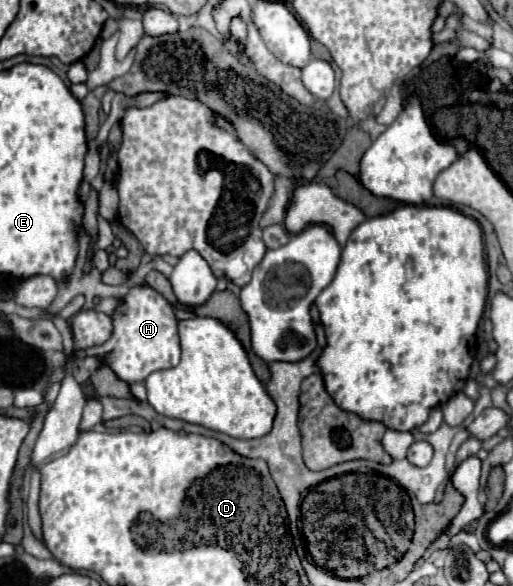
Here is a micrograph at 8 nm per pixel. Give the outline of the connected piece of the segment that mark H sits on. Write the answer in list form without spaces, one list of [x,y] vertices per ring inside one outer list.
[[[142,284],[130,288],[130,292],[120,298],[120,304],[112,314],[112,322],[114,332],[108,342],[94,348],[74,350],[74,358],[96,356],[106,366],[110,366],[120,380],[128,384],[144,382],[152,372],[174,368],[180,362],[178,320],[172,306],[156,290]]]

